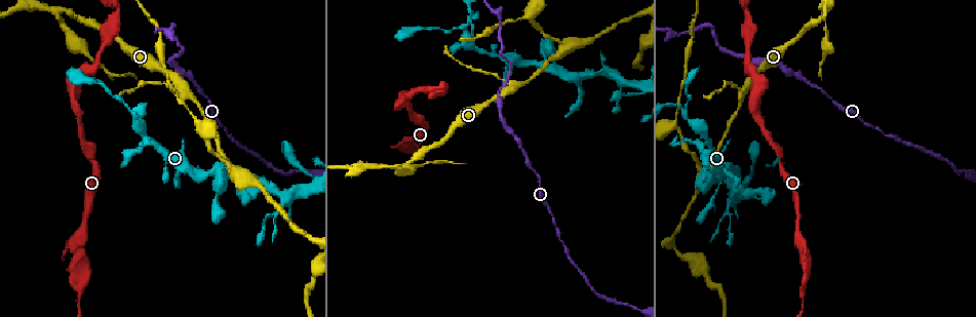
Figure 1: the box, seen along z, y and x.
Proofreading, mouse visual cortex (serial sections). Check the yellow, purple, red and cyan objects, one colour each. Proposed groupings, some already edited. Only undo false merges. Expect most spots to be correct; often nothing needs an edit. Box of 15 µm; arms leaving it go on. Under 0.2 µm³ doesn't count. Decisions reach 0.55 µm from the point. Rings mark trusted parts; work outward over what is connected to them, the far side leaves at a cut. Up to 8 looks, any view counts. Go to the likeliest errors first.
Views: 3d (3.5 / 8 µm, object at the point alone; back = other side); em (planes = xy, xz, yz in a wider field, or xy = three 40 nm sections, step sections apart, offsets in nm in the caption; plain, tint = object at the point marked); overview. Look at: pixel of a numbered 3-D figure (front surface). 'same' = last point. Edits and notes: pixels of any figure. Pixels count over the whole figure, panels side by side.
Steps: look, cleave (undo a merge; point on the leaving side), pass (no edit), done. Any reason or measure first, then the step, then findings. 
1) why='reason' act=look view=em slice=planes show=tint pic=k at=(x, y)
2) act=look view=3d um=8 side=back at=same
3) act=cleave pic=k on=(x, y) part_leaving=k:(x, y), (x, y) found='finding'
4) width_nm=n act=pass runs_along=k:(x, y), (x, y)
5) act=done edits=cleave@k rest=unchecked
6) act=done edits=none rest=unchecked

why='side arm on a straight run' act=look view=3d um=3.5 pic=1 at=(58, 9)

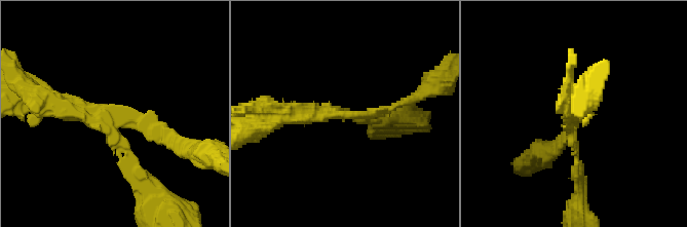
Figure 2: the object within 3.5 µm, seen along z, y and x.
arms=3 arm_widths_nm=100,150,300 why='now the EM' act=look view=em slice=xy step=5 show=tint pic=2 at=(343, 113)

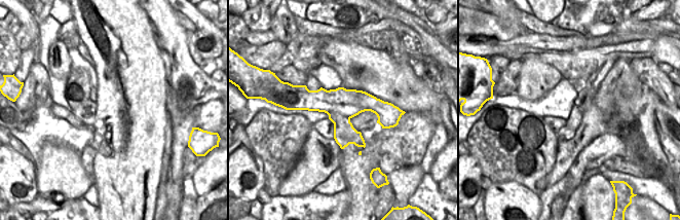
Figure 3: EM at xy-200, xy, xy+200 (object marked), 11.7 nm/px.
width_nm=400 act=cleave pic=2 on=(122, 164) part_leaving=2:(110, 131), (147, 182), (151, 214) found='two cells meet here'

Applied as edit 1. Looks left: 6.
why='sharp bend' act=look view=3d um=3.5 pic=1 at=(499, 52)

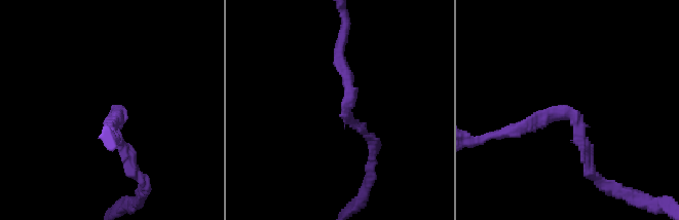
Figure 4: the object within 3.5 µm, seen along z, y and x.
arm_widths_nm=100,200 act=look view=em slice=xy step=1 show=tint pic=4 at=(345, 106)

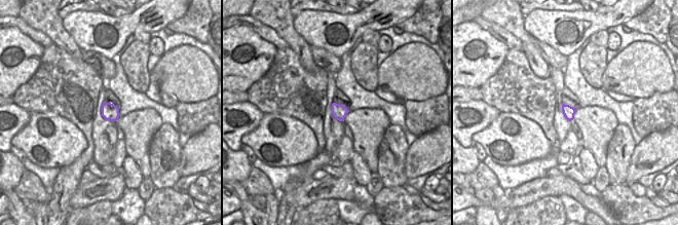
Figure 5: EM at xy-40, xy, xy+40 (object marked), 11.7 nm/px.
act=pass runs_along=4:(590, 171), (569, 110), (511, 133) found='continuous, no second cell'

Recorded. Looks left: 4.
why='branch point' act=look view=3d um=3.5 pic=1 at=(560, 54)

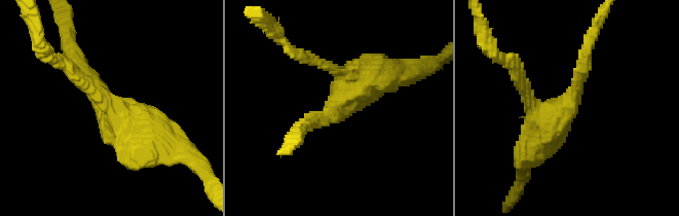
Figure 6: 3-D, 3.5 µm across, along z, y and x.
arms=3 arm_widths_nm=150,200,350 why='need the tissue' act=look view=em slice=xy step=3 show=tint pic=6 at=(340, 103)

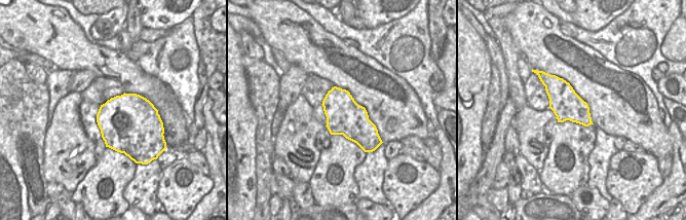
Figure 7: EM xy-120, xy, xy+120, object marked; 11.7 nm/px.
act=pass runs_along=6:(84, 73), (131, 134), (179, 143) found='all the same cell'

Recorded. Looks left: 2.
act=done edits=cleave@2 rest=unchecked

